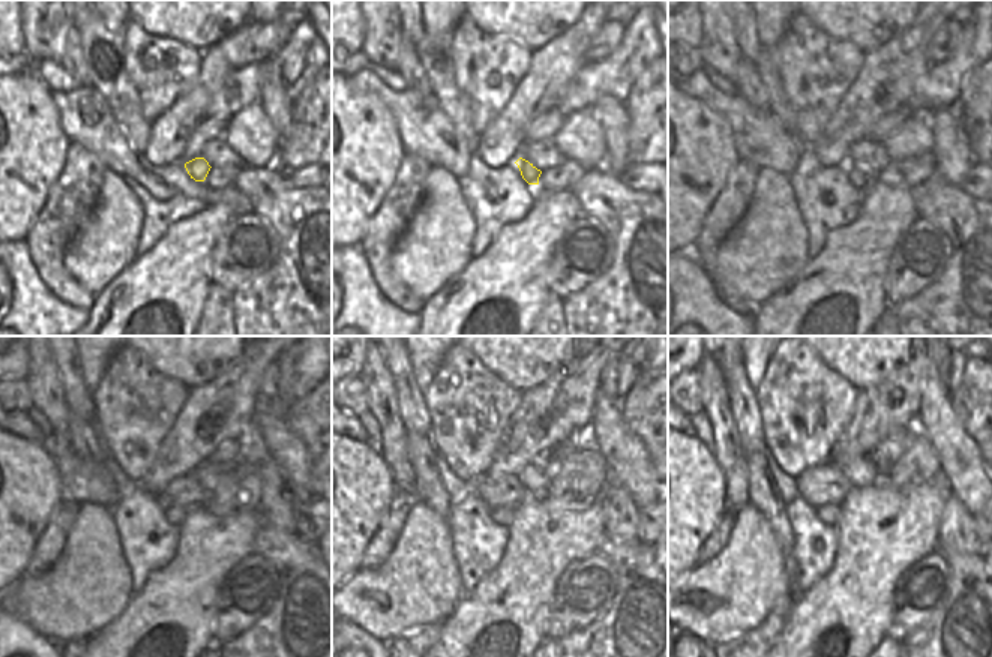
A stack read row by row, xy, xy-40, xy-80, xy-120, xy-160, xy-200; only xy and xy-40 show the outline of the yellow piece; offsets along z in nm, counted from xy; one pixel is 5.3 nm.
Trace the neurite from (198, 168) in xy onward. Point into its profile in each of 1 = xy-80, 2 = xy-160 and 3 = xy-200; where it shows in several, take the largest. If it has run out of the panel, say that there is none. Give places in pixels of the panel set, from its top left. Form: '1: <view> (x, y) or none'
1: xy-80 (859, 179)
2: xy-160 (502, 515)
3: xy-200 (829, 515)

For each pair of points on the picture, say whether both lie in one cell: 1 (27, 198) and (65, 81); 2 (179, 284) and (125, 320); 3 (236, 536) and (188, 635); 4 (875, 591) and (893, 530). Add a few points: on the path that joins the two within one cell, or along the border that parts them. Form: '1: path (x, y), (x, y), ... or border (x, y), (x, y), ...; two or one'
1: border (29, 69), (51, 92); two
2: path (165, 290), (156, 299), (146, 302), (137, 309); one
3: path (212, 560), (188, 585), (188, 611); one
4: path (875, 576), (875, 548), (878, 545); one

